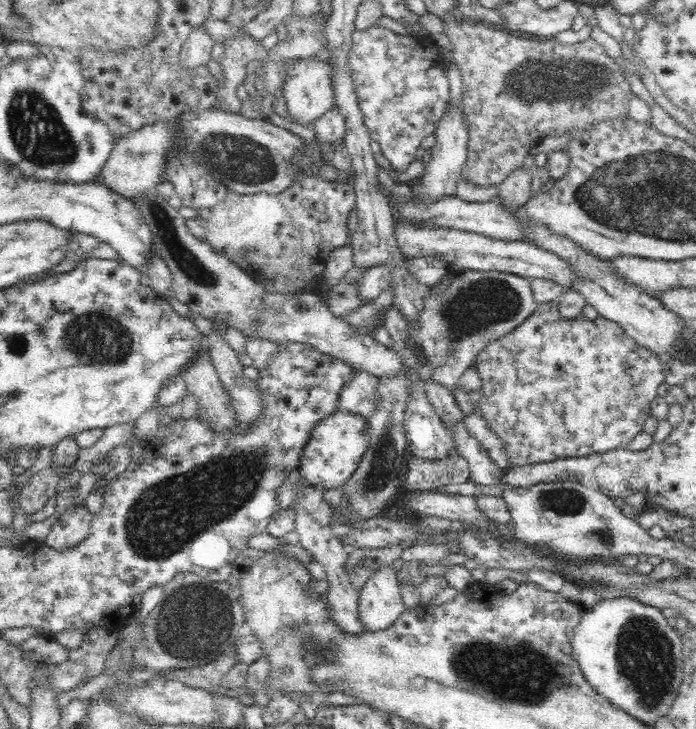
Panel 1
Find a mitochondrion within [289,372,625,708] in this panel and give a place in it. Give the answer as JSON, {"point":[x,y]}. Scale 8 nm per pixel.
{"point":[519,671]}

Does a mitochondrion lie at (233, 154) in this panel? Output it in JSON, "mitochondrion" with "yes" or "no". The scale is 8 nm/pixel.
{"mitochondrion":"yes"}

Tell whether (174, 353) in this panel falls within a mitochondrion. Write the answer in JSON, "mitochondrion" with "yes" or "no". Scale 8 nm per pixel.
{"mitochondrion":"no"}

